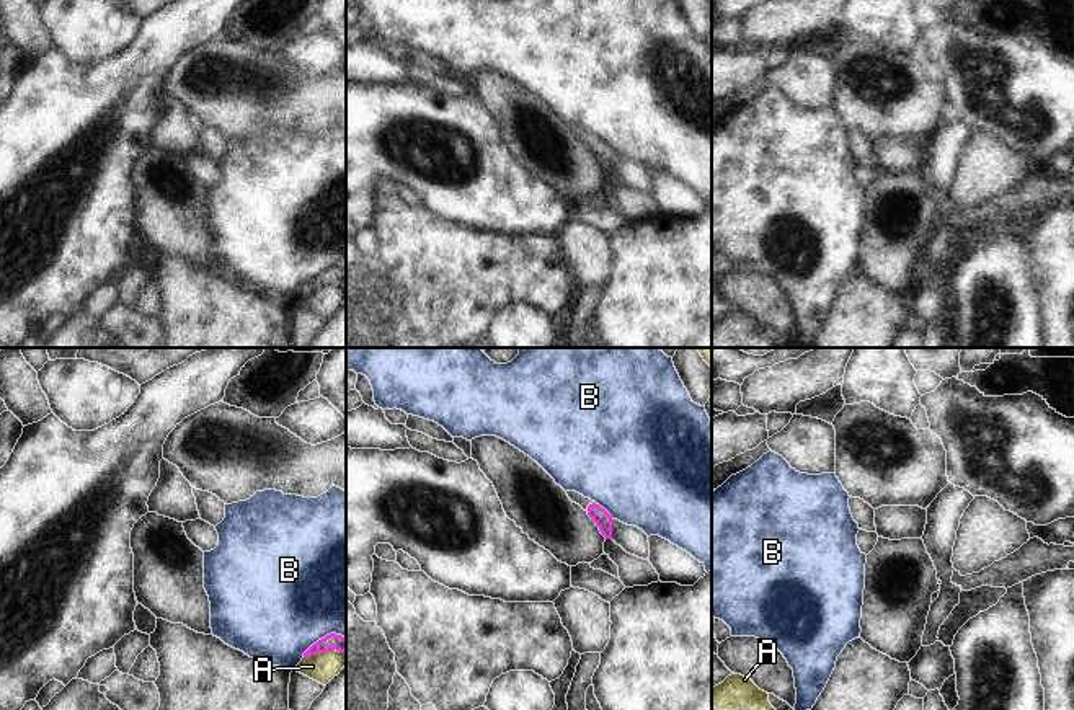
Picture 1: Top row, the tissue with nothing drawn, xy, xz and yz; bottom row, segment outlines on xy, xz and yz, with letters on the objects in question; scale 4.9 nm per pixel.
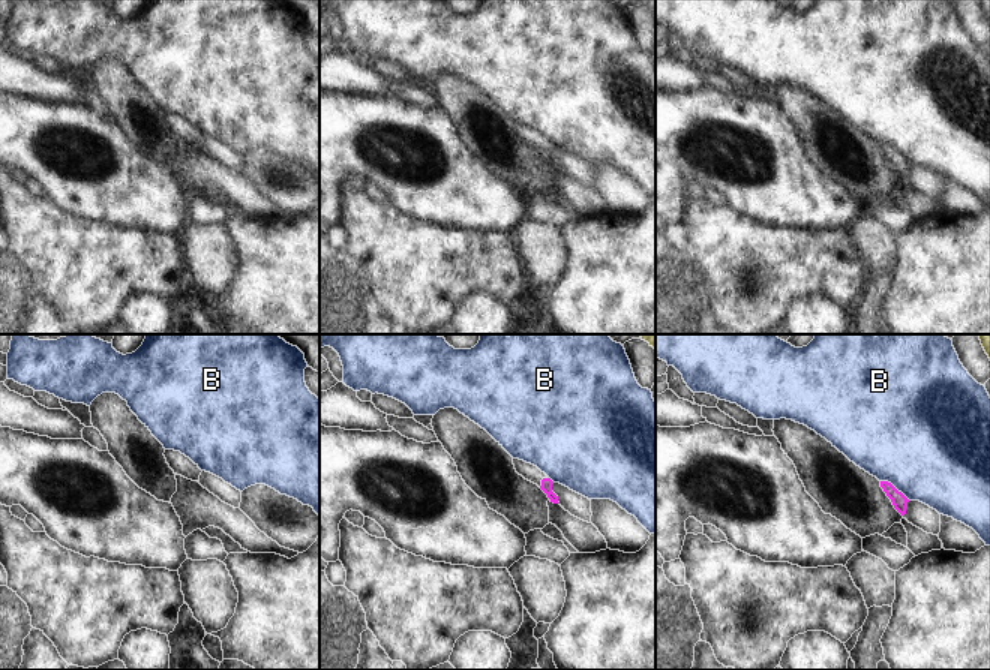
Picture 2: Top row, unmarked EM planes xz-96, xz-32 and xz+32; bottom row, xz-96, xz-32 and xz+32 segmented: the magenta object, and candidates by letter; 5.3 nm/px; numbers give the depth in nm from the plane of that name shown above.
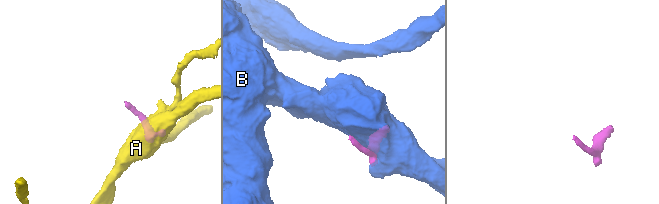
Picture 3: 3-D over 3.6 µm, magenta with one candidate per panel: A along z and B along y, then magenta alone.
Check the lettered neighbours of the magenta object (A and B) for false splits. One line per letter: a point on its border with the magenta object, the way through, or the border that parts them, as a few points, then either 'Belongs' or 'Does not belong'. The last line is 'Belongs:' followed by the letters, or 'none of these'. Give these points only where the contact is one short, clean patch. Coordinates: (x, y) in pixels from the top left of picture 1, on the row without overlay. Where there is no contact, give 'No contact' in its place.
A: Touches magenta at xy (323, 286). Boundary: xy (343, 286), (325, 284), (304, 292). Does not belong
B: Touches magenta at xz (604, 144). Does not belong
Belongs: none of these.

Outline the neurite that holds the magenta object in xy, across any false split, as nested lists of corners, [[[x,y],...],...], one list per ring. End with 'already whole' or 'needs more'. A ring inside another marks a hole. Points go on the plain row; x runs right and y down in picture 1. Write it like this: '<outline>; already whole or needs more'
[[[330,268],[325,273],[313,277],[305,287],[304,292],[313,291],[317,287],[325,287],[330,284],[336,284],[340,287],[346,286],[346,273],[336,268]]]; already whole

